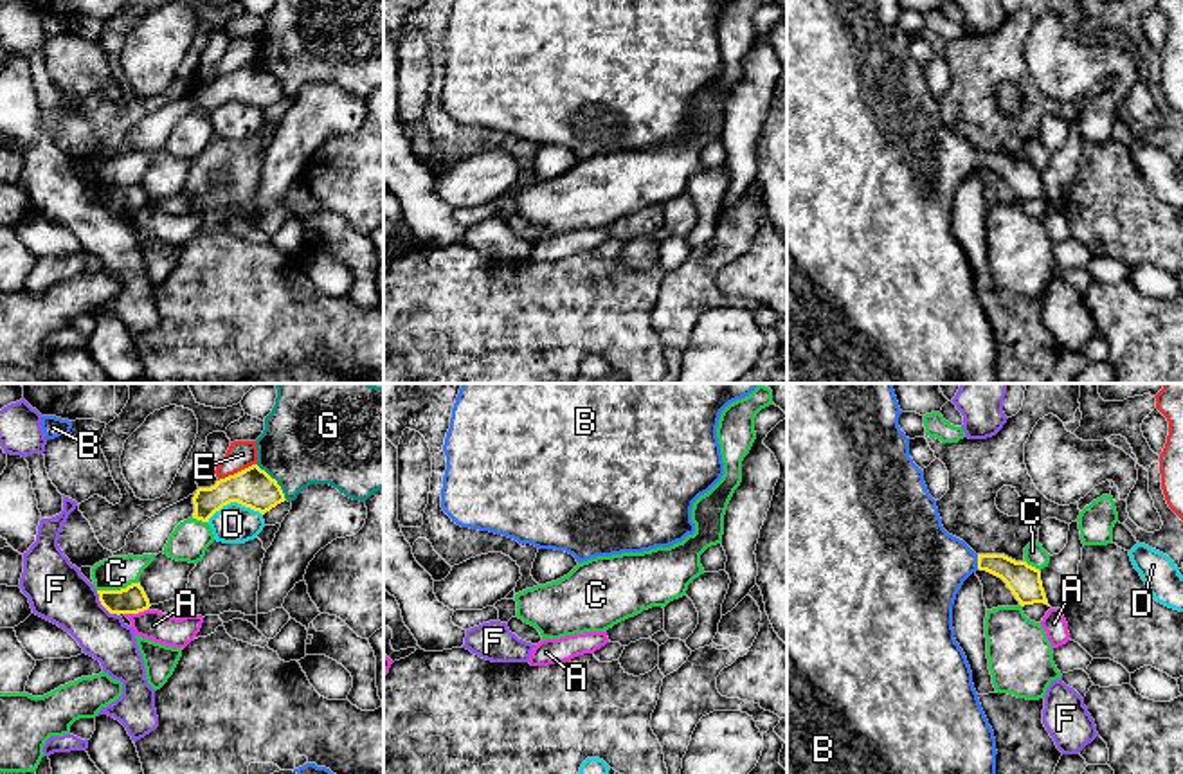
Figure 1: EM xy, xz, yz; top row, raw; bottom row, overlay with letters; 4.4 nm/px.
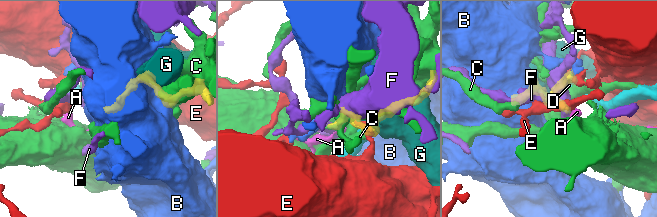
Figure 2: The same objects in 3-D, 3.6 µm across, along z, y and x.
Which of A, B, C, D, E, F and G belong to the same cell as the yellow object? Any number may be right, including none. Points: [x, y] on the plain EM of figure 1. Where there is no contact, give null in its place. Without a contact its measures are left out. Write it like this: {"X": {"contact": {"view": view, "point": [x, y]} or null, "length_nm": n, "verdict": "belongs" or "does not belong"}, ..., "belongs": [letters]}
{"A": {"contact": {"view": "xy", "point": [135, 209]}, "length_nm": 110, "verdict": "does not belong"}, "B": {"contact": {"view": "yz", "point": [978, 159]}, "length_nm": 60, "verdict": "belongs"}, "C": {"contact": {"view": "xy", "point": [117, 188]}, "length_nm": 190, "verdict": "does not belong"}, "D": {"contact": {"view": "xy", "point": [233, 98]}, "length_nm": 260, "verdict": "does not belong"}, "E": {"contact": {"view": "xy", "point": [238, 69]}, "length_nm": 190, "verdict": "does not belong"}, "F": {"contact": {"view": "xy", "point": [103, 202]}, "length_nm": 160, "verdict": "does not belong"}, "G": {"contact": {"view": "xy", "point": [276, 78]}, "length_nm": 220, "verdict": "does not belong"}, "belongs": ["B"]}

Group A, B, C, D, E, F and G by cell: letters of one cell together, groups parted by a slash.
A / B / C / D F / E / G

